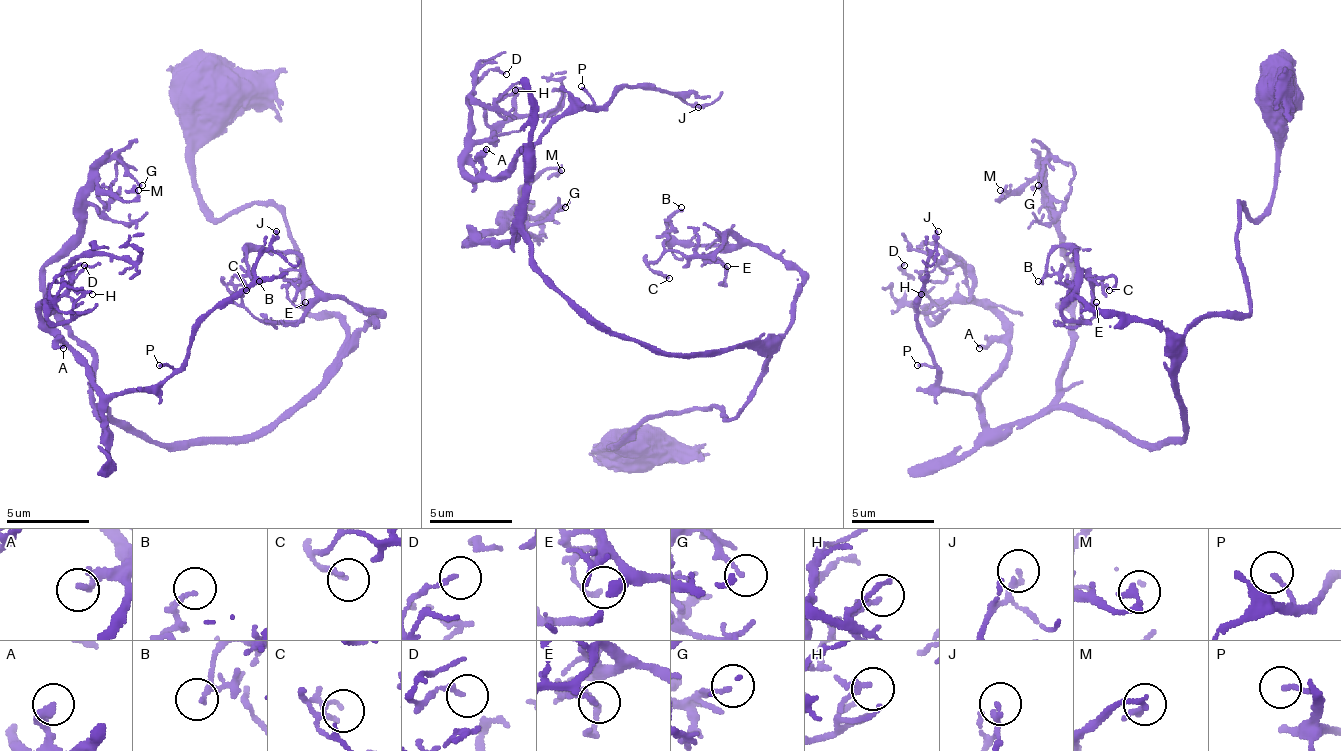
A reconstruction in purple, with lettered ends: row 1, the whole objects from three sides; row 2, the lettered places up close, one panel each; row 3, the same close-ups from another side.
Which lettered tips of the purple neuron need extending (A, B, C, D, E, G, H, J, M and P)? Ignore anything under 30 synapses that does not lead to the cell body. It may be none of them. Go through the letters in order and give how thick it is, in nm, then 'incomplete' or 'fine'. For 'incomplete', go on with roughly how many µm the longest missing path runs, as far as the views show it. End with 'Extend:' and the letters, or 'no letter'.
A: 280 nm | fine
B: 140 nm | fine
C: 100 nm | fine
D: 110 nm | fine
E: 150 nm | fine
G: 140 nm | fine
H: 140 nm | fine
J: 150 nm | fine
M: 280 nm | fine
P: 150 nm | fine
Extend: no letter

